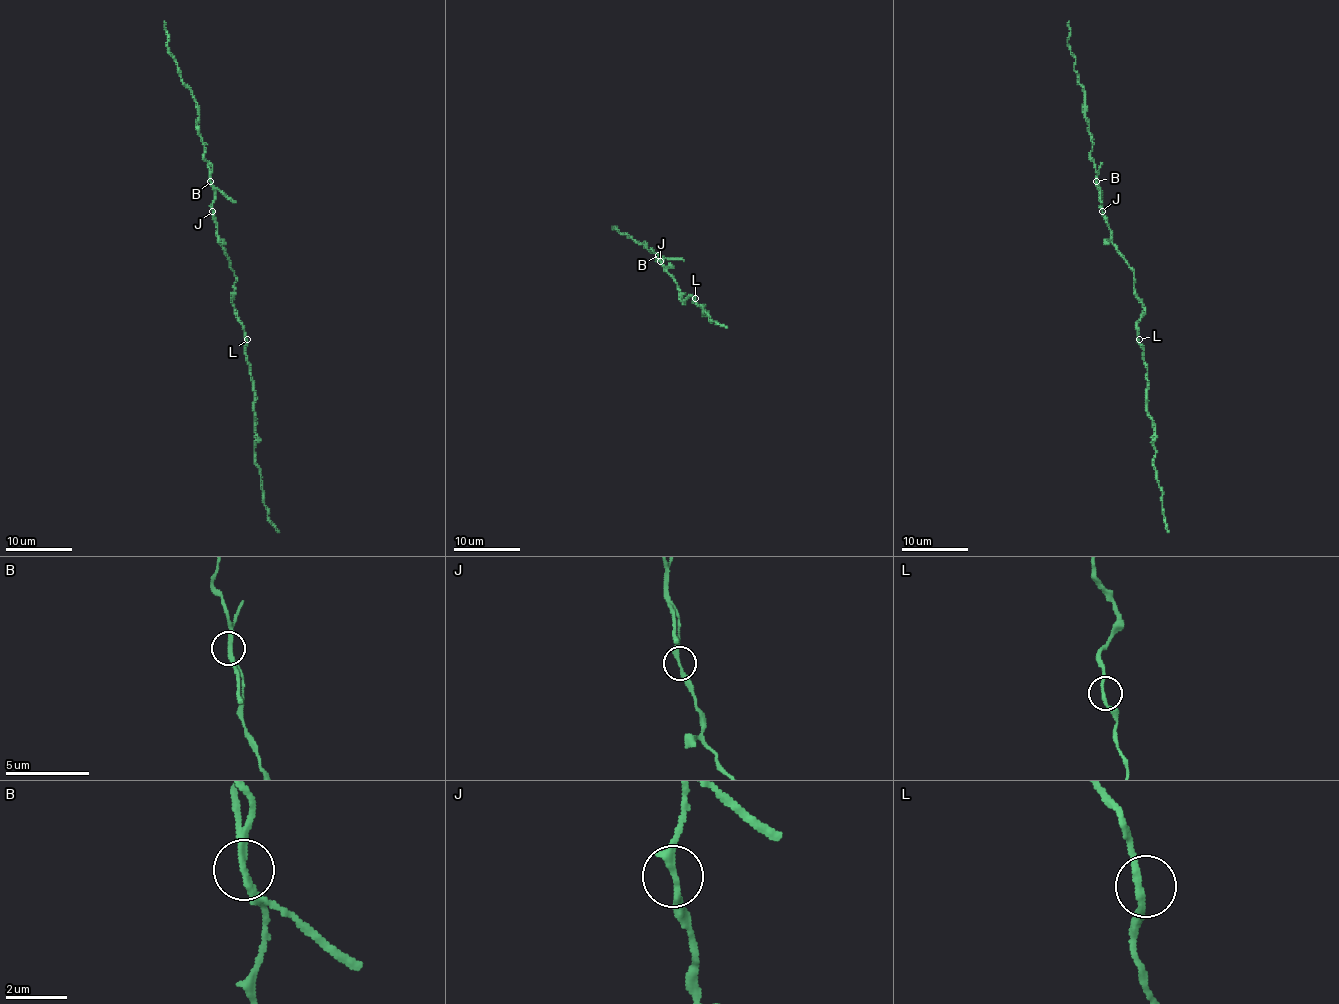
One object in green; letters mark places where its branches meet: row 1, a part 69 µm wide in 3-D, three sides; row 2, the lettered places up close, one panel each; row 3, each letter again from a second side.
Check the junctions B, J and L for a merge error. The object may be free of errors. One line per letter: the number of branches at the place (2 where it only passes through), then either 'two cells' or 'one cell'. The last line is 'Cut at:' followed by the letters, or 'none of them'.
B: 2 | two cells
J: 2 | one cell
L: 2 | one cell
Cut at: B

